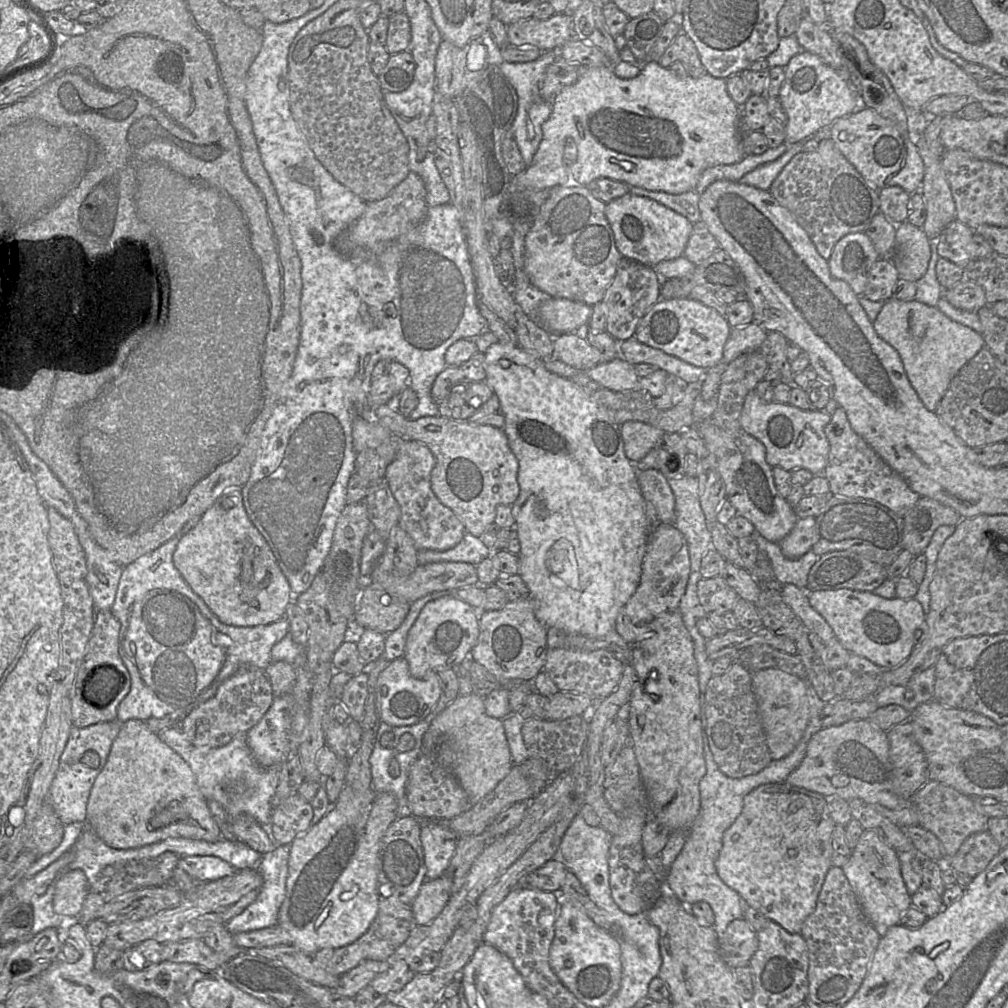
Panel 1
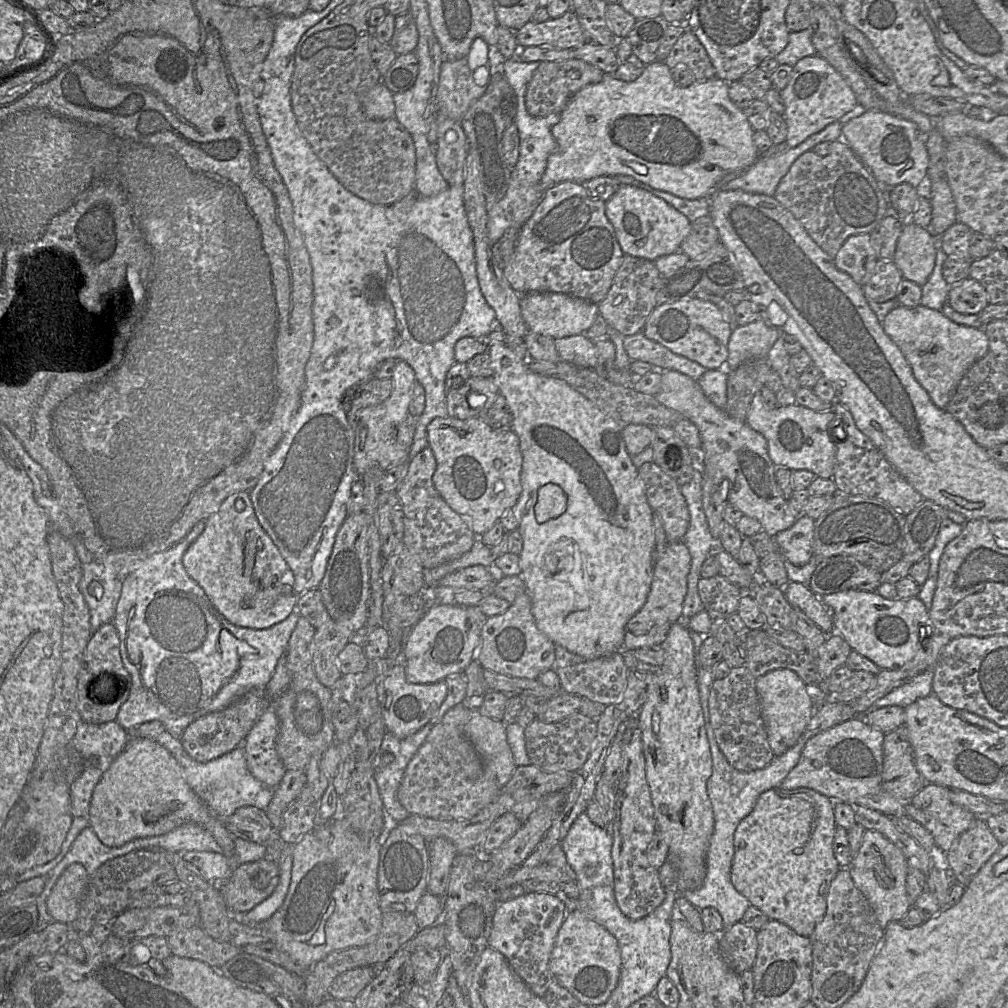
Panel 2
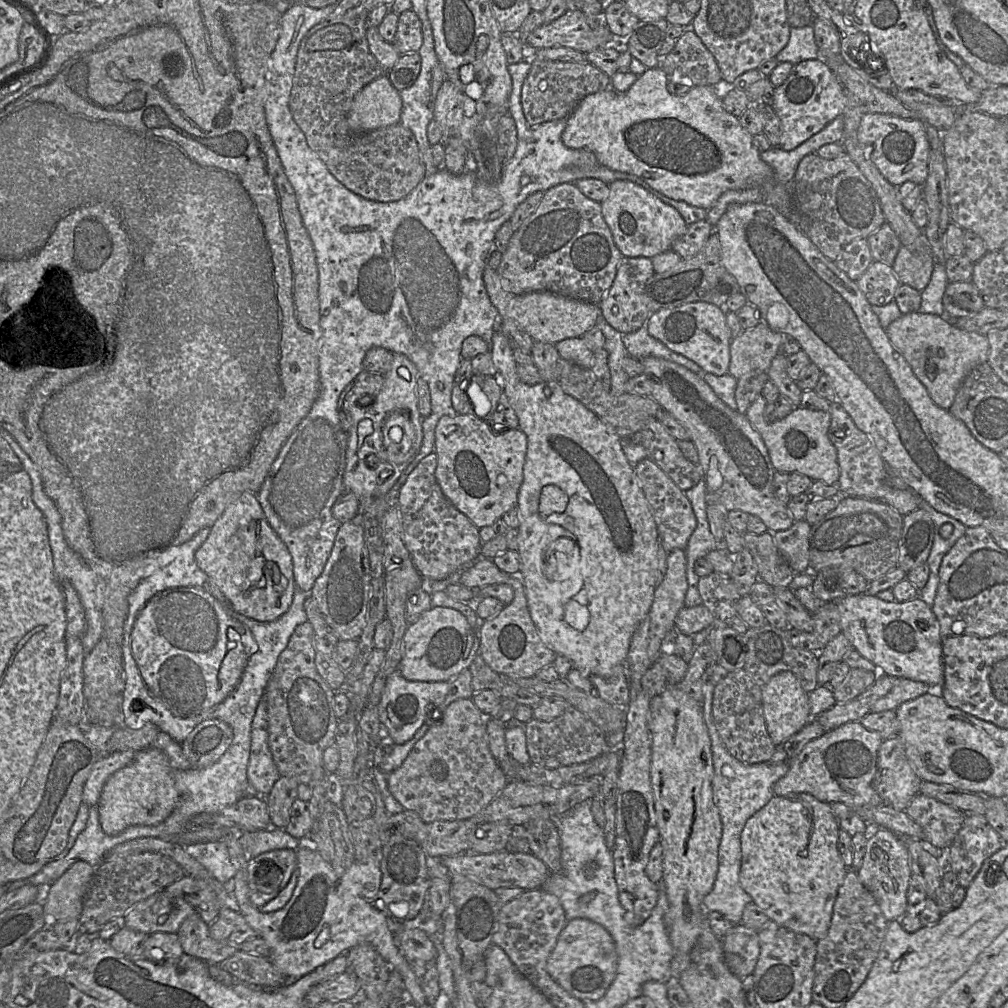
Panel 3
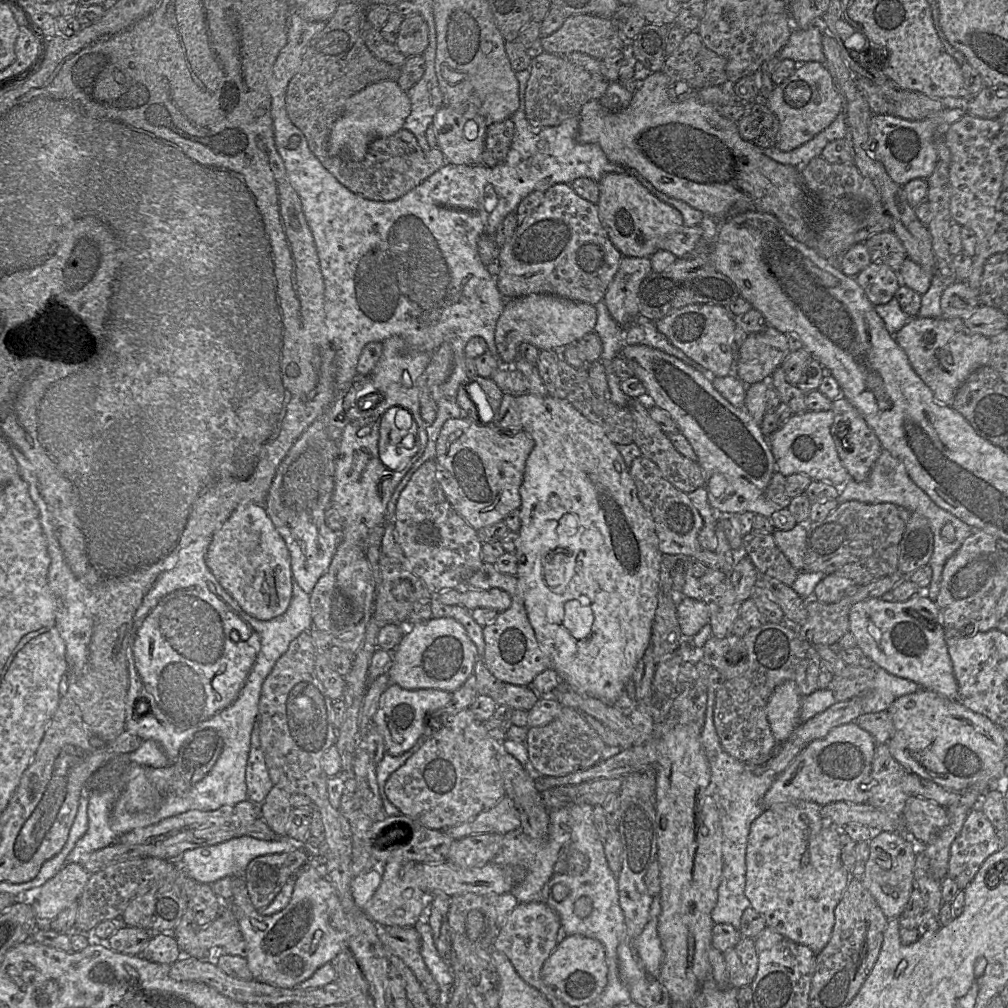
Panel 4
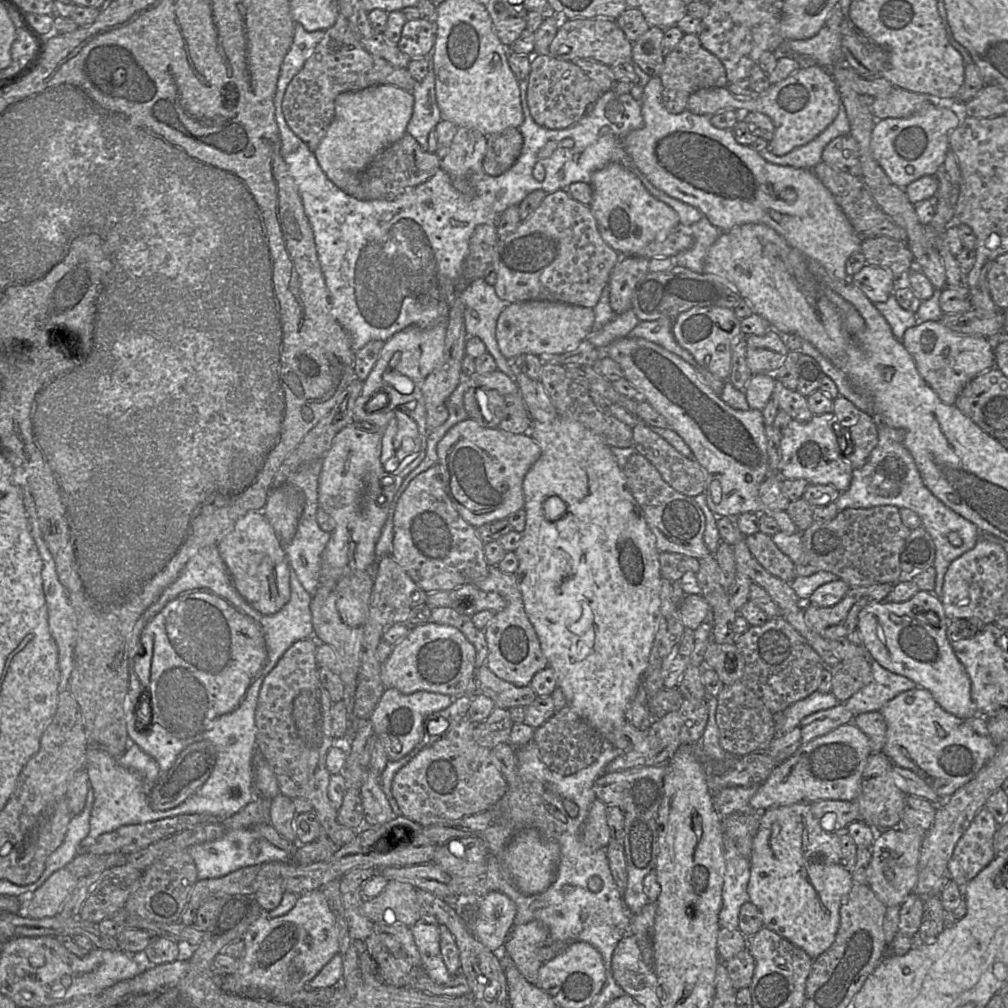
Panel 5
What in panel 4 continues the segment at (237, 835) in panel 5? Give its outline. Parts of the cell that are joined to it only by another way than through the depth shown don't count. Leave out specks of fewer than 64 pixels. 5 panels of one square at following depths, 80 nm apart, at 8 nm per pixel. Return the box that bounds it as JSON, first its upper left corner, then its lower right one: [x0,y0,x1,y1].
[181,835,303,884]

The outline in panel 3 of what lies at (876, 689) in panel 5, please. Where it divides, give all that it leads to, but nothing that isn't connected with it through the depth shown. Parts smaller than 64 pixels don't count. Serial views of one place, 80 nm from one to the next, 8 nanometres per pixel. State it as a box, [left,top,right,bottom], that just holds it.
[870,678,931,712]

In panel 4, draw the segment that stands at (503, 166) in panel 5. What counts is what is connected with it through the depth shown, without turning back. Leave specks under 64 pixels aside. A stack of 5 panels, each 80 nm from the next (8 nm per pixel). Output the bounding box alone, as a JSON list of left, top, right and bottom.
[480,118,515,168]

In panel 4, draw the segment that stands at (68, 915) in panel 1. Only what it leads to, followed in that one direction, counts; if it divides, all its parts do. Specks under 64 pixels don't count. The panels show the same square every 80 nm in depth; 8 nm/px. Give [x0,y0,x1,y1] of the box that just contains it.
[32,864,91,922]

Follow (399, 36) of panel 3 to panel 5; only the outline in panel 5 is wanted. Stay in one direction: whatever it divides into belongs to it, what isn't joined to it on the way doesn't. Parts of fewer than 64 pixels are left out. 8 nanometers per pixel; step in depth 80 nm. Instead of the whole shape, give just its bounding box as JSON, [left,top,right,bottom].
[397,17,437,58]

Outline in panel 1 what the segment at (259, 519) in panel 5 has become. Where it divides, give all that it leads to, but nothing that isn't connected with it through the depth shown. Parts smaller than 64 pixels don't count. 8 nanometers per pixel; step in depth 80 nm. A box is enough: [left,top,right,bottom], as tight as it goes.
[173,488,294,627]

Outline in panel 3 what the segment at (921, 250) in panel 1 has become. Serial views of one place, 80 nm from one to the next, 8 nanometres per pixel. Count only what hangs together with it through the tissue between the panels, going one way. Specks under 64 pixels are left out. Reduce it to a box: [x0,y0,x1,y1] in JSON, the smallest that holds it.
[892,245,933,292]

